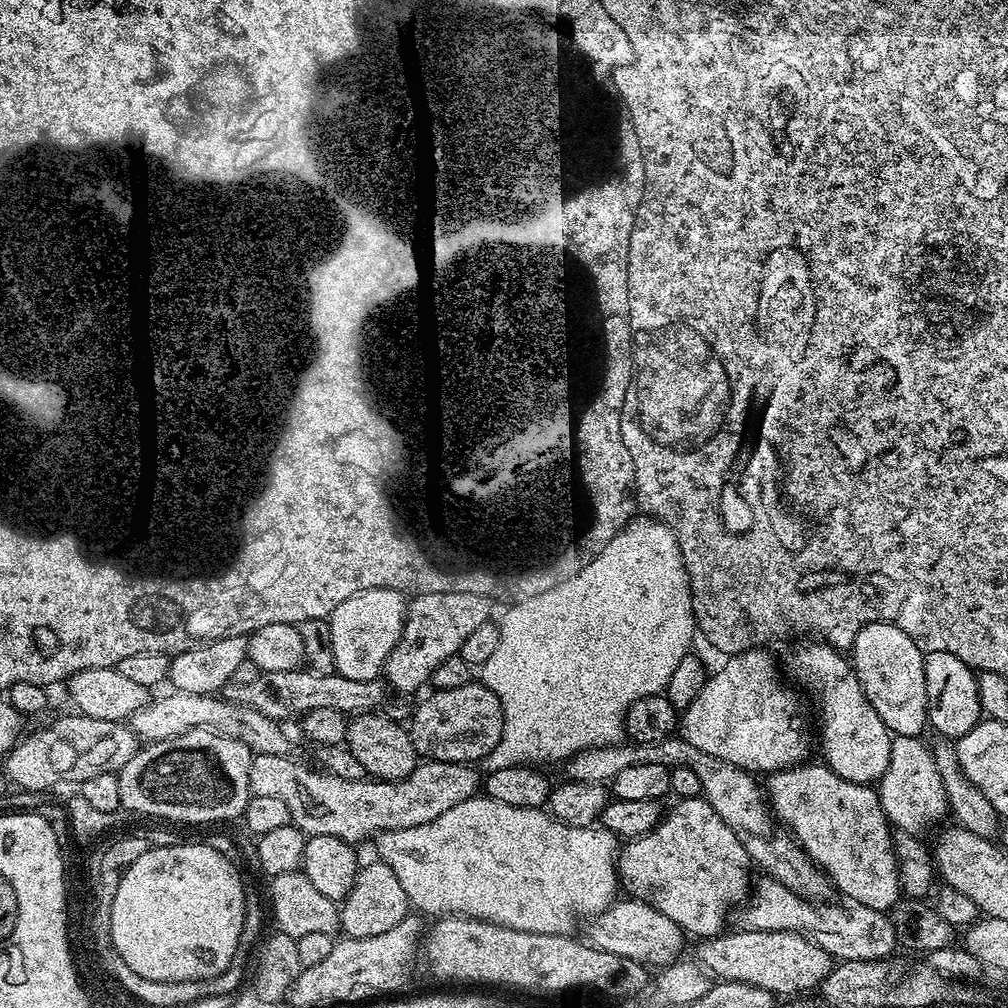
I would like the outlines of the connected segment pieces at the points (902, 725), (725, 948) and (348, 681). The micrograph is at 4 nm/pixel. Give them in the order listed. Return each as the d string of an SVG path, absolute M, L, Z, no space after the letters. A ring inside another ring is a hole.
M866 624L857 632L860 633L852 644L850 663L870 706L878 710L878 718L886 722L893 737L919 737L920 731L929 727L925 653L893 624Z
M728 930L701 943L704 945L700 948L699 963L713 977L716 975L717 981L753 984L777 998L792 998L797 994L811 993L808 992L811 988L812 991L819 989L826 974L830 974L834 967L833 956L802 932L745 931Z
M300 668L261 672L254 682L230 683L222 692L223 699L245 704L247 708L258 710L277 722L284 722L287 716L299 717L311 708L337 708L345 714L380 710L385 707L383 704L387 702L388 695L389 689L379 679L355 680L339 674L324 676L320 672Z

